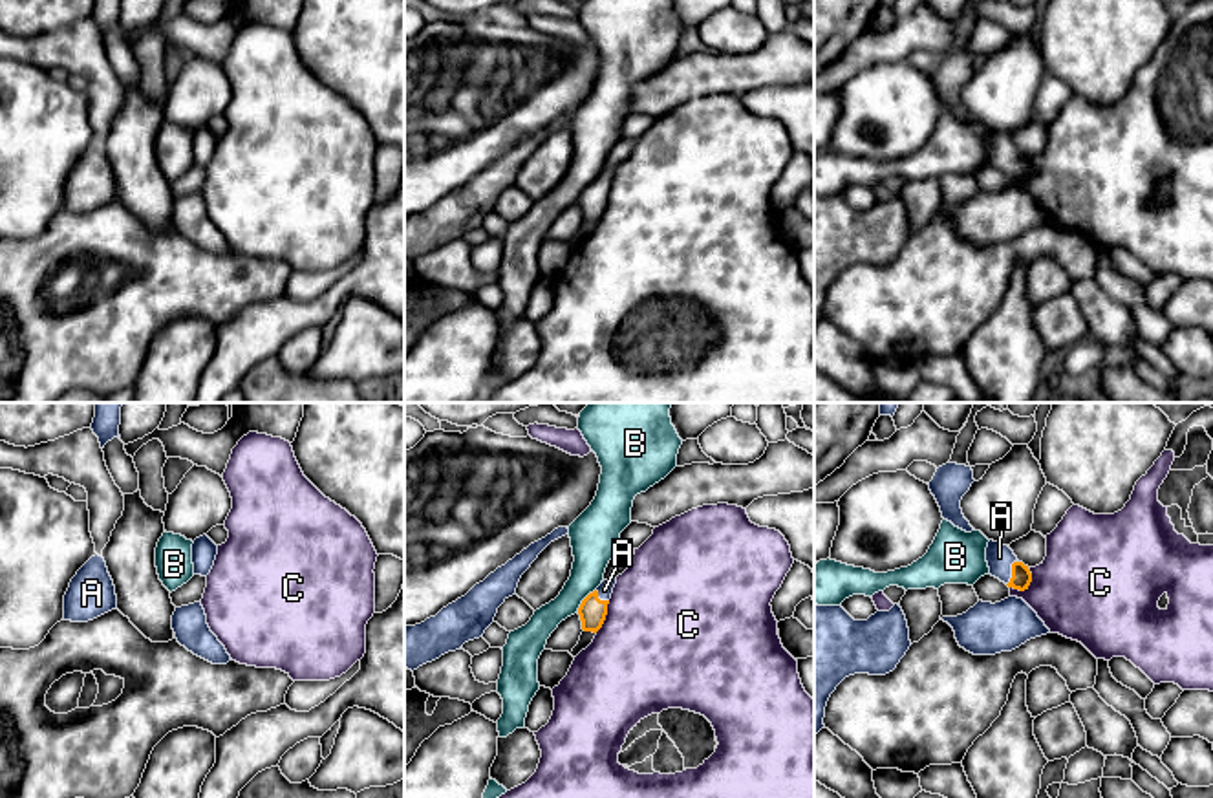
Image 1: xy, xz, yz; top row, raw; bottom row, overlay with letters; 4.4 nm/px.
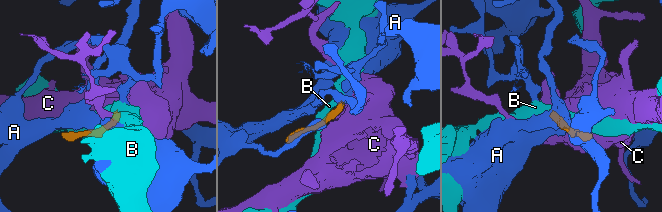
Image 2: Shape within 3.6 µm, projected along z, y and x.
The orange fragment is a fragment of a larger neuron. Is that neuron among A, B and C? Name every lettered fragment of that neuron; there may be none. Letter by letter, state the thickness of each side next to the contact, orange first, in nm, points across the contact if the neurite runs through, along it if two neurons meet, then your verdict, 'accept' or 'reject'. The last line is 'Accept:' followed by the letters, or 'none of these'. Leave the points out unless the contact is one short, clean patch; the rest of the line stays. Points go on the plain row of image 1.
A: 90/120 nm | across yz (1021, 167), (1012, 161), (999, 147) | accept
B: 120/190 nm | along xz (595, 178), (577, 202) | reject
C: 90/440 nm | along yz (1029, 158), (1029, 174), (1023, 180), (1010, 178) | reject
Accept: A

